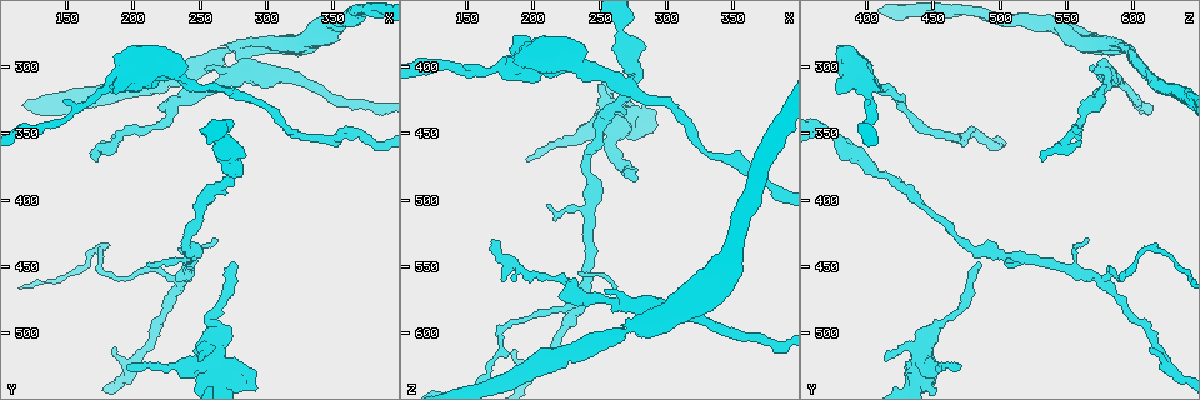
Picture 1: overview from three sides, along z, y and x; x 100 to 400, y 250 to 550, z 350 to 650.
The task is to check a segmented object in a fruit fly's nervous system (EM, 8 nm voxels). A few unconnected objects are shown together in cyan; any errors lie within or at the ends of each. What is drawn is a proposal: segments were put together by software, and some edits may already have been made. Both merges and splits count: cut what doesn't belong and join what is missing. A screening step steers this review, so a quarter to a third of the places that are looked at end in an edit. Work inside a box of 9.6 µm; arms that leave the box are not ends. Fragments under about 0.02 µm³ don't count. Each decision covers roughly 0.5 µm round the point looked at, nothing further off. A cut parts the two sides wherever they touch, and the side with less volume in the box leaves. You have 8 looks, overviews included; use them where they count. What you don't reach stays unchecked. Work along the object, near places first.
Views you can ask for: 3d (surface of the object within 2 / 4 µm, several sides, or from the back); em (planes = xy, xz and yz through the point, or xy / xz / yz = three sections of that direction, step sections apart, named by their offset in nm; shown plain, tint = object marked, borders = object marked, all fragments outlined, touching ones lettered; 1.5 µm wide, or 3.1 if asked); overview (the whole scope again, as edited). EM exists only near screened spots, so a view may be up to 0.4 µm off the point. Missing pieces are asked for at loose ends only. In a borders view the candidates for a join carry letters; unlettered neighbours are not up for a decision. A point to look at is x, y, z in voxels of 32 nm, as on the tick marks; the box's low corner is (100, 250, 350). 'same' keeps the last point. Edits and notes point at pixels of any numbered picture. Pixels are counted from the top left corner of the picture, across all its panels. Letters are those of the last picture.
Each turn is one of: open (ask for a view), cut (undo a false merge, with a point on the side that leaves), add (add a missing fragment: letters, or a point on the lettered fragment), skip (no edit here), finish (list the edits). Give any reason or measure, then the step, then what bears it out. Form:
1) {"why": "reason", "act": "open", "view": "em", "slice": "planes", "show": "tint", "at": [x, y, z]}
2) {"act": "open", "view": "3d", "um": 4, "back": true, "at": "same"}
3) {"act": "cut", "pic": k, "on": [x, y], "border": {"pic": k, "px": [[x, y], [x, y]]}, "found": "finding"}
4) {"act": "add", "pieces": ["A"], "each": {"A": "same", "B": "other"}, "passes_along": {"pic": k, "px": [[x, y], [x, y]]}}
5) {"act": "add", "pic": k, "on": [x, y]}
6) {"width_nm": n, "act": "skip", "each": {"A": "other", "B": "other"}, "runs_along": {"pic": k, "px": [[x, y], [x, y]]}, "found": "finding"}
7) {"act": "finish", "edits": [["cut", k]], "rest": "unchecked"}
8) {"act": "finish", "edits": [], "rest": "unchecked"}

{"why": "calibre changes", "act": "open", "view": "em", "slice": "yz", "step": 8, "show": "tint", "at": [226, 526, 454]}

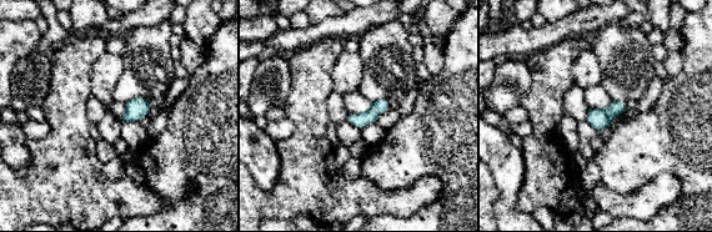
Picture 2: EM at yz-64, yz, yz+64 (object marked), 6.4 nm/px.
{"why": "cut it another way", "act": "open", "view": "em", "slice": "planes", "show": "borders", "at": "same"}

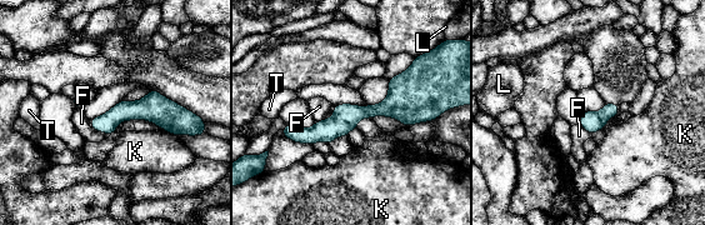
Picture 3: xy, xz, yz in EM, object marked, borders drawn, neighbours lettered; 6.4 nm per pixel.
{"act": "skip", "each": {"F": "other", "K": "other", "L": "other", "T": "other"}, "runs_along": {"pic": 3, "px": [[426, 109], [286, 133]]}, "found": "continuous, no second neuron"}

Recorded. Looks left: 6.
{"act": "open", "view": "em", "slice": "planes", "show": "borders", "at": [172, 372, 530]}

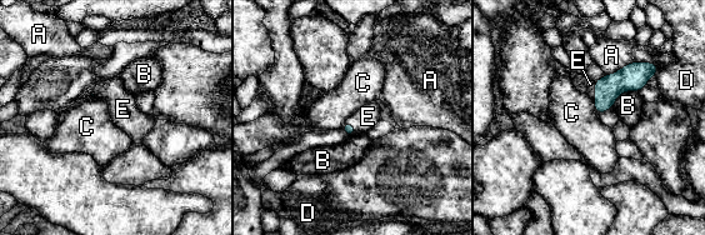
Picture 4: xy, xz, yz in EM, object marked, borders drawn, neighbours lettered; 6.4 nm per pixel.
{"act": "add", "pieces": ["E"], "each": {"A": "other", "B": "other", "C": "other", "D": "other", "E": "same"}, "passes_along": {"pic": 4, "px": [[631, 78], [595, 91], [590, 91]]}, "found": "the neuron continues"}

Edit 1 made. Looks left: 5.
{"why": "thick turns thin", "act": "open", "view": "em", "slice": "planes", "show": "borders", "at": [268, 314, 580]}

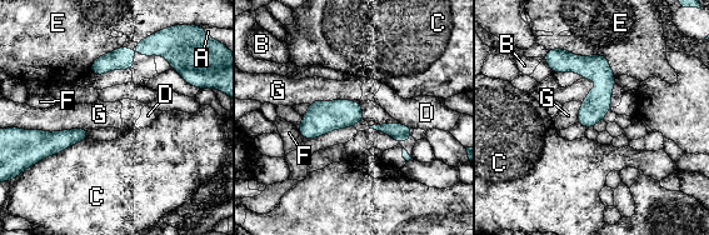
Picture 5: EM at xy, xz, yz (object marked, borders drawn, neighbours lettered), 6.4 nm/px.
{"act": "skip", "each": {"A": "other", "B": "other", "C": "other", "D": "other", "E": "other", "F": "other", "G": "other"}, "runs_along": {"pic": 5, "px": [[555, 54], [602, 81], [590, 124]]}, "found": "all the same neuron"}

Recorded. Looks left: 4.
{"act": "finish", "edits": [["add", 4]], "rest": "unchecked"}

